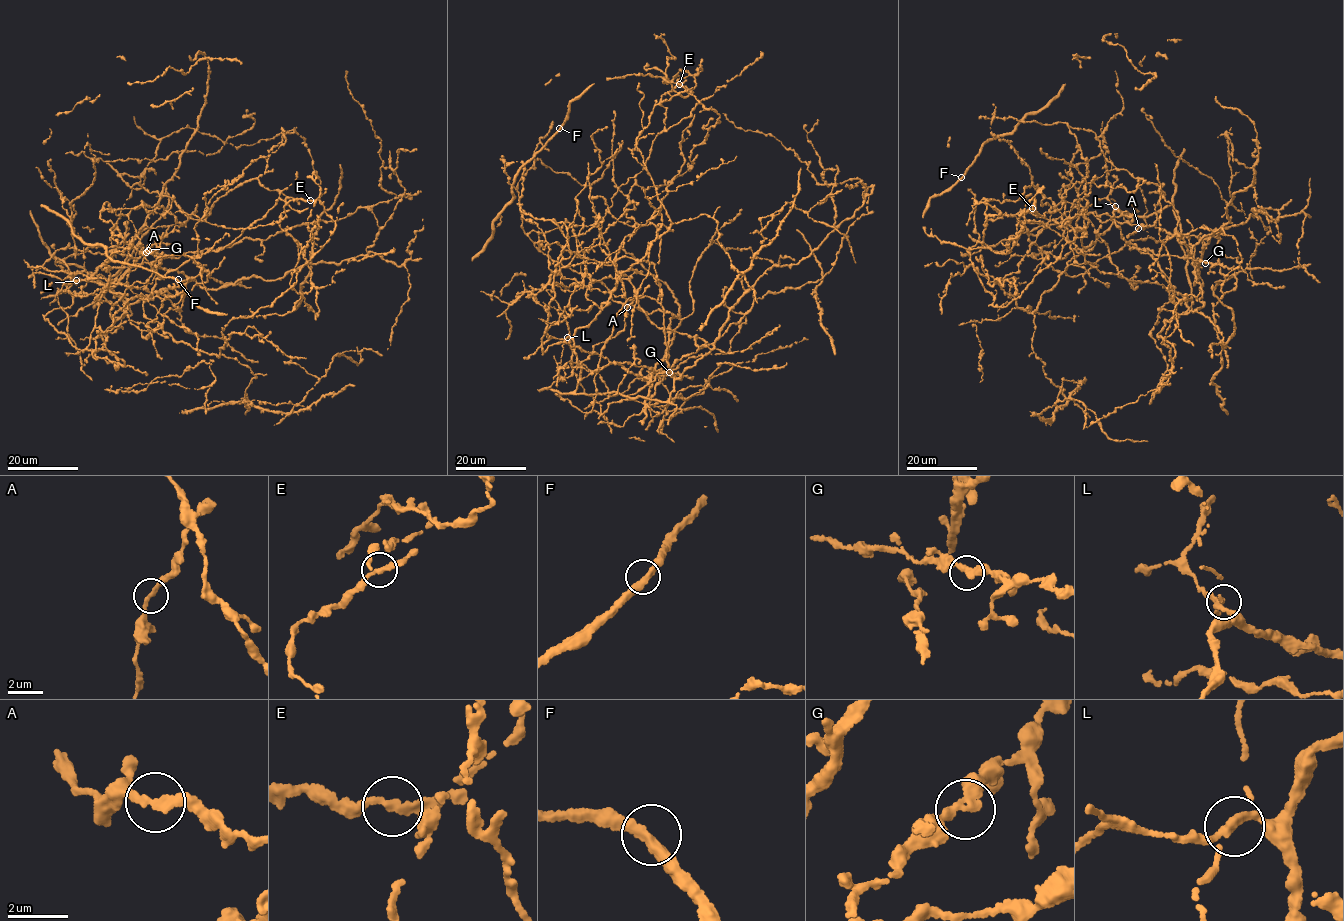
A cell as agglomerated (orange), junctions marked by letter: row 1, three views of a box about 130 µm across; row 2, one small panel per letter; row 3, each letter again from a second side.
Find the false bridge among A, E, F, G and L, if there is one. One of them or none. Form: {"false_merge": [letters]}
{"false_merge": ["L"]}

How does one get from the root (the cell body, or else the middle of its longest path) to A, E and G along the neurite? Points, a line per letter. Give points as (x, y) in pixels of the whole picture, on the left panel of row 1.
A: (72, 304), (44, 318), (82, 351), (88, 346), (108, 283), (135, 270), (148, 254), (163, 257), (146, 252)
E: (72, 304), (160, 196), (189, 216), (106, 202), (236, 230), (311, 201)
G: (72, 304), (118, 244), (132, 243), (120, 269), (107, 281), (95, 273), (98, 267), (131, 268), (148, 250)

